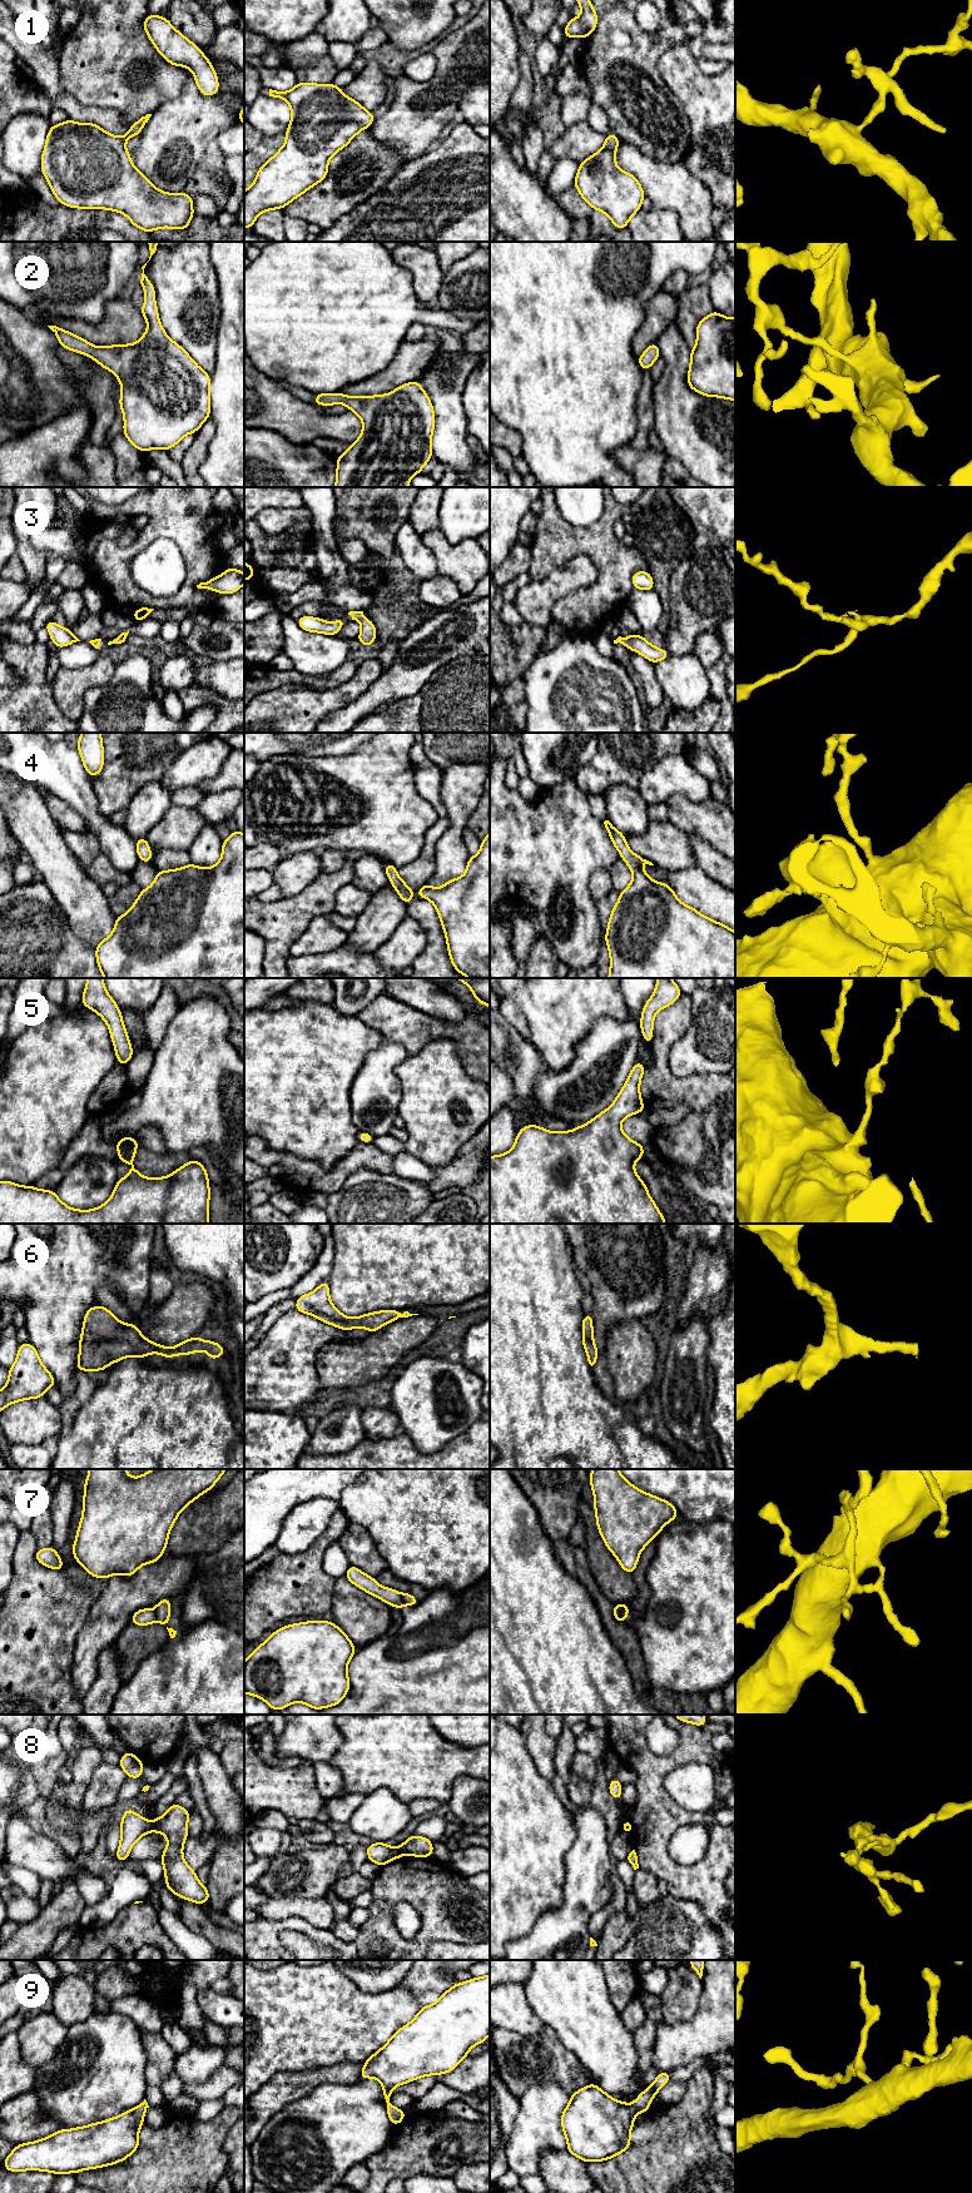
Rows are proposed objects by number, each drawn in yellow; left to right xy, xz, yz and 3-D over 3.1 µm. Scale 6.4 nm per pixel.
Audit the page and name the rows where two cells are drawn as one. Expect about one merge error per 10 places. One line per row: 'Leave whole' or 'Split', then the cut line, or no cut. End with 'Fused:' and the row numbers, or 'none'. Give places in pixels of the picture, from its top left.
1: Leave whole. No split
2: Leave whole. No split
3: Leave whole. No split
4: Leave whole. No split
5: Leave whole. No split
6: Leave whole. No split
7: Split. Split along xy (152, 1611), (157, 1621)
8: Split. Split along xy (153, 1822), (154, 1830)
9: Leave whole. No split
Fused: 7, 8

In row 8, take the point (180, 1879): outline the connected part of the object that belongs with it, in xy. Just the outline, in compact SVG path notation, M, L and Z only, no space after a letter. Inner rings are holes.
M174 1802L163 1816L155 1819L154 1831L168 1839L168 1845L159 1860L164 1866L165 1887L184 1900L202 1905L210 1901L208 1887L198 1881L197 1872L183 1859L189 1815L190 1811Z

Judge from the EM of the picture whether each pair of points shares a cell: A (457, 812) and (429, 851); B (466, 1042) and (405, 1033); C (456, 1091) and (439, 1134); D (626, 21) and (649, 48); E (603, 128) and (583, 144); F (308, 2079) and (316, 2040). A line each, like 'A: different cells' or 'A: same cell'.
A: different cells
B: same cell
C: same cell
D: same cell
E: different cells
F: different cells

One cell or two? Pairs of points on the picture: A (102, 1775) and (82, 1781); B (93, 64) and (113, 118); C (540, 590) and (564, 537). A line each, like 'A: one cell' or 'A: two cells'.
A: two cells
B: two cells
C: two cells

